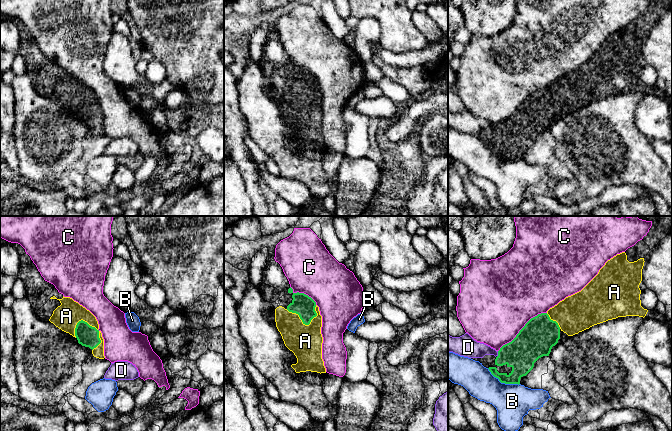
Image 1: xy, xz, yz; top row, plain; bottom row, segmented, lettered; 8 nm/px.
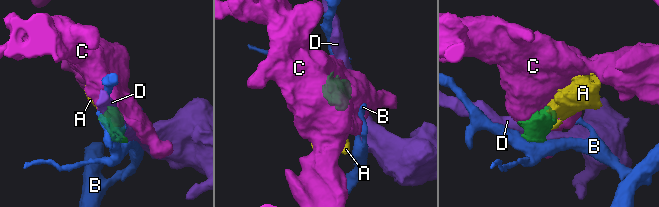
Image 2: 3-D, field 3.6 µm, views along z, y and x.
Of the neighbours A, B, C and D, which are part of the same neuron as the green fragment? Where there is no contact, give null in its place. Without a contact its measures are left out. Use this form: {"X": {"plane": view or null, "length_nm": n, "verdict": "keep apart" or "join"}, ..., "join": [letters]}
{"A": {"plane": "xy", "length_nm": 280, "verdict": "join"}, "B": {"plane": "yz", "length_nm": 300, "verdict": "keep apart"}, "C": {"plane": "yz", "length_nm": 500, "verdict": "keep apart"}, "D": {"plane": "yz", "length_nm": 50, "verdict": "keep apart"}, "join": ["A"]}

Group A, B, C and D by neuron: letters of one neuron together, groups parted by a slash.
A / B / C / D

